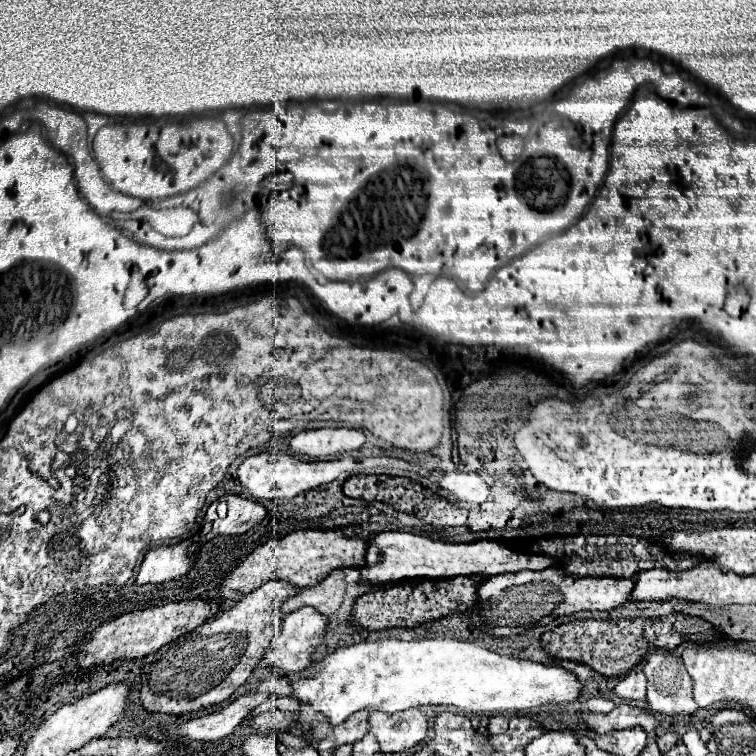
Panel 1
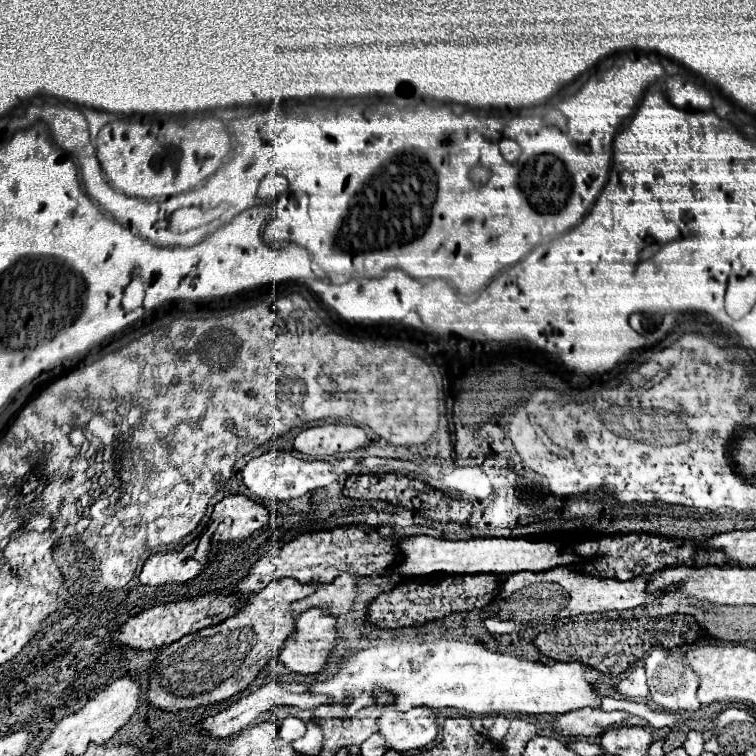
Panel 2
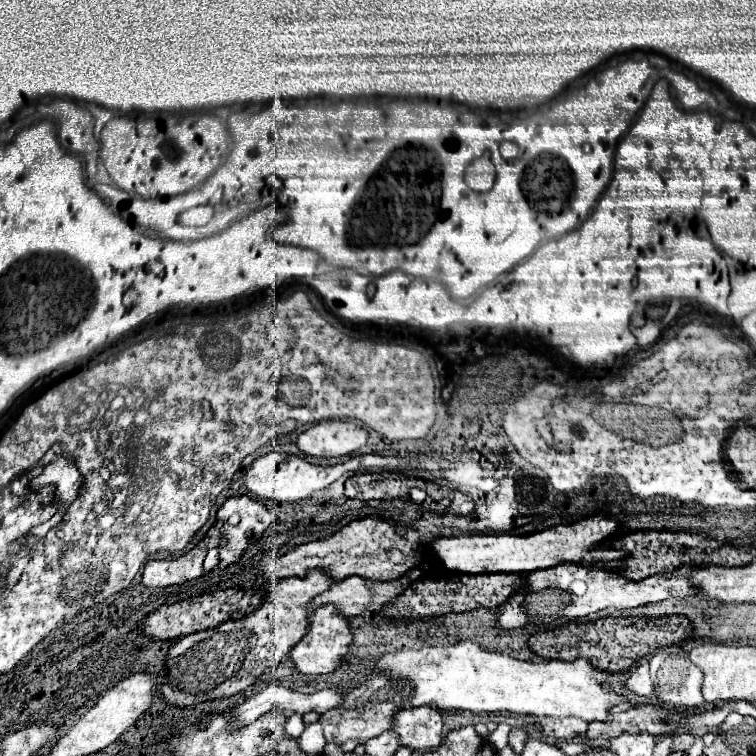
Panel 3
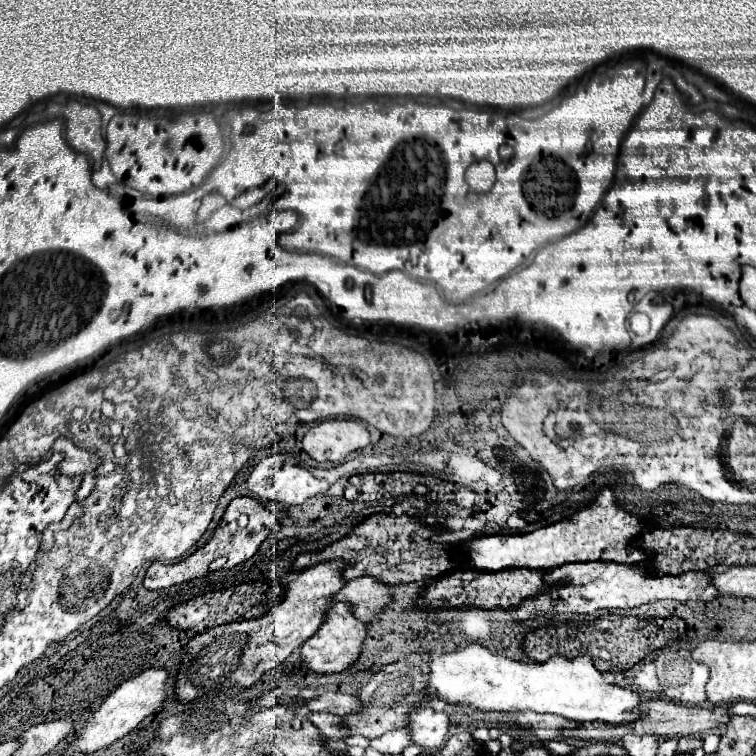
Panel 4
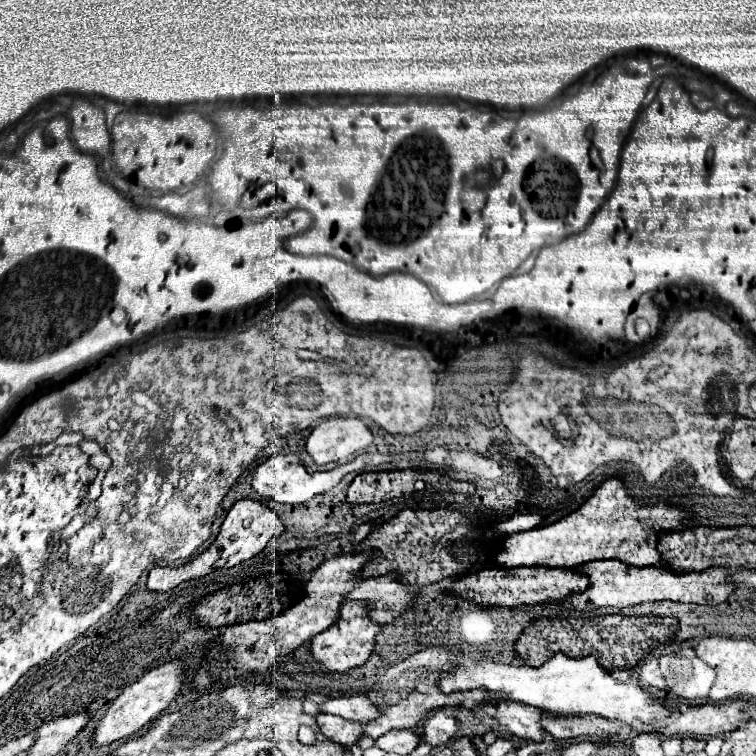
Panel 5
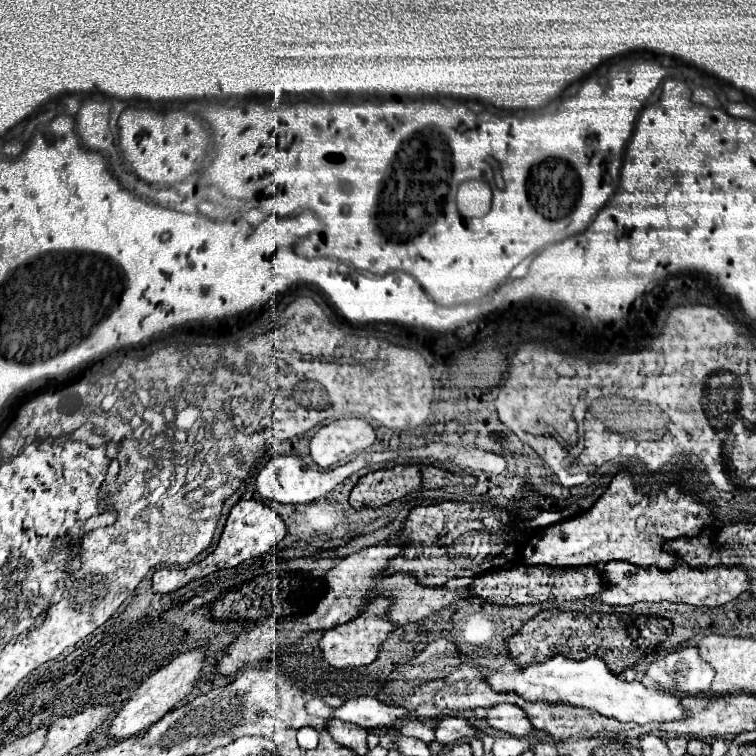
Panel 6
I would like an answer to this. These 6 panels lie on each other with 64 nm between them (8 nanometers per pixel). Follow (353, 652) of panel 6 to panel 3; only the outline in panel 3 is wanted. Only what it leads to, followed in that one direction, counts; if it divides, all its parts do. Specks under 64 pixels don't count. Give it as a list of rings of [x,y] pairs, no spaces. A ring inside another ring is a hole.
[[[326,604],[316,608],[308,618],[308,632],[302,636],[298,644],[292,646],[290,660],[302,674],[326,674],[342,664],[350,642],[352,634],[348,628],[348,620],[342,614],[338,614],[336,608],[332,608],[332,604]]]

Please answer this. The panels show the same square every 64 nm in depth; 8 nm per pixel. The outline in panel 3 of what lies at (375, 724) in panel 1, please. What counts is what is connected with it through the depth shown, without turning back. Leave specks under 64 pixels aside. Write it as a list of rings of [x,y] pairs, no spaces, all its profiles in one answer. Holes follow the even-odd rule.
[[[404,708],[392,716],[390,730],[398,734],[400,746],[410,750],[430,750],[442,740],[442,718],[436,708]]]

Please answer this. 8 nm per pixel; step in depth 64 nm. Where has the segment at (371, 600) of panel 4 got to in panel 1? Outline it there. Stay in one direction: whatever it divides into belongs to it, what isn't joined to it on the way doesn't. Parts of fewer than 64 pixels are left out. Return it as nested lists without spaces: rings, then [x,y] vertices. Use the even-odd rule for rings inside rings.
[[[344,570],[330,572],[316,586],[300,588],[294,596],[288,596],[280,610],[282,610],[282,614],[288,614],[288,612],[294,612],[302,606],[312,606],[312,608],[316,608],[316,612],[330,616],[338,610],[342,596],[344,596],[344,588],[346,588]]]

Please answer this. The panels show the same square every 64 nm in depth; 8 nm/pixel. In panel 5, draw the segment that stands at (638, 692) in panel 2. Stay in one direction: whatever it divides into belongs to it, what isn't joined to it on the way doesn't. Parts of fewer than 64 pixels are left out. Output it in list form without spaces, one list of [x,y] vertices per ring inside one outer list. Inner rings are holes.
[[[650,659],[646,661],[640,671],[640,680],[644,680],[646,688],[653,686],[658,689],[665,689],[667,684],[663,679],[659,670],[659,664],[657,659]]]

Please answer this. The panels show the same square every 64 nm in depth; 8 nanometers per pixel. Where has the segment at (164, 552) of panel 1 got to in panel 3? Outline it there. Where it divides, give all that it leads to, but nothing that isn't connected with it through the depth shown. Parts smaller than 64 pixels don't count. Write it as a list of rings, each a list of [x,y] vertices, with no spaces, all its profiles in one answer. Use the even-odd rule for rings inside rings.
[[[190,550],[178,558],[150,560],[142,572],[142,584],[148,588],[164,588],[170,584],[184,584],[192,578],[202,576],[202,552],[204,550],[200,550],[196,556],[196,550]]]

